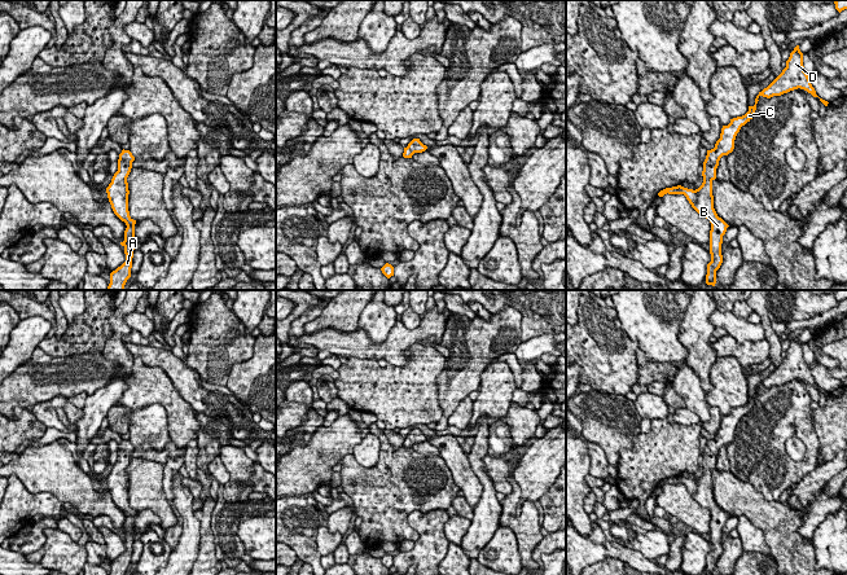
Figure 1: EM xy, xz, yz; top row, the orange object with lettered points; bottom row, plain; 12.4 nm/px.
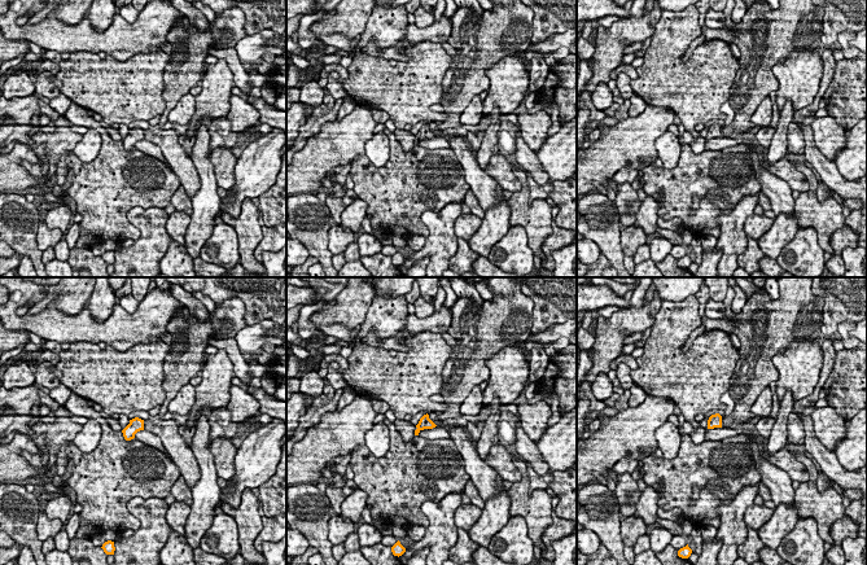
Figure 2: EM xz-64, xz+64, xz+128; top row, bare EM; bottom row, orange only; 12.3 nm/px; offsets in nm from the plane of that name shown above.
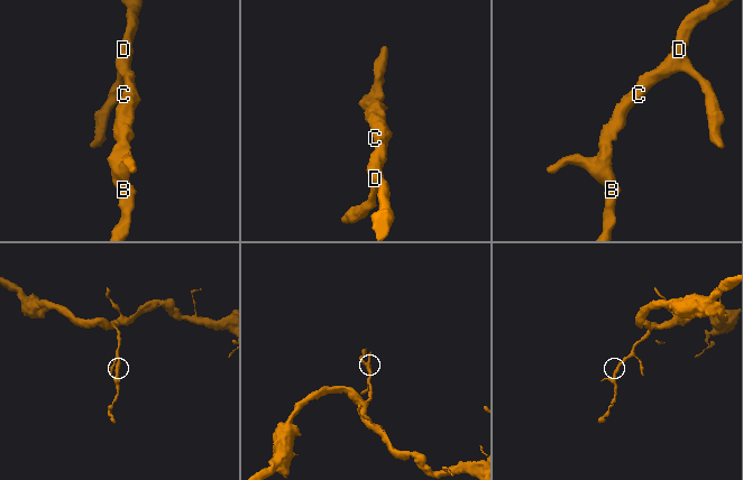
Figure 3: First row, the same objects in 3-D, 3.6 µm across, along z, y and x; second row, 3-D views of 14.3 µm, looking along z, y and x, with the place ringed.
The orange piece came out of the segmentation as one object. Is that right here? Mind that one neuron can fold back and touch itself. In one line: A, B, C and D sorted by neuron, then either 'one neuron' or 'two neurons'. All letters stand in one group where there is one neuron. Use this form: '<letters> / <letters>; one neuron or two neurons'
A B C D; one neuron

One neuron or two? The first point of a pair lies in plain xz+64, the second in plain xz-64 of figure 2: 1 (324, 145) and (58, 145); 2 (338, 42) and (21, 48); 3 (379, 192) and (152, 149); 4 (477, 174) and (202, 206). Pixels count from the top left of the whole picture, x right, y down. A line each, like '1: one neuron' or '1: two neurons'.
1: one neuron
2: two neurons
3: two neurons
4: two neurons

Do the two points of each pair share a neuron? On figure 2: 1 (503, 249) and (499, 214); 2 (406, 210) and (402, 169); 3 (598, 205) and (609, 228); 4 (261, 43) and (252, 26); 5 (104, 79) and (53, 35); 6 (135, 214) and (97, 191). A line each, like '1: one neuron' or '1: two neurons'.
1: two neurons
2: one neuron
3: one neuron
4: two neurons
5: two neurons
6: two neurons

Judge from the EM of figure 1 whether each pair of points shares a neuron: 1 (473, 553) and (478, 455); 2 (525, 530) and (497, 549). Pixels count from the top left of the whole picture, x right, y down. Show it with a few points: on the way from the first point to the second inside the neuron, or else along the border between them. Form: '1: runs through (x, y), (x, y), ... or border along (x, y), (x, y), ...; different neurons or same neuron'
1: runs through (482, 529), (487, 512), (487, 483), (485, 479); same neuron
2: border along (500, 525), (514, 534), (522, 561); different neurons

